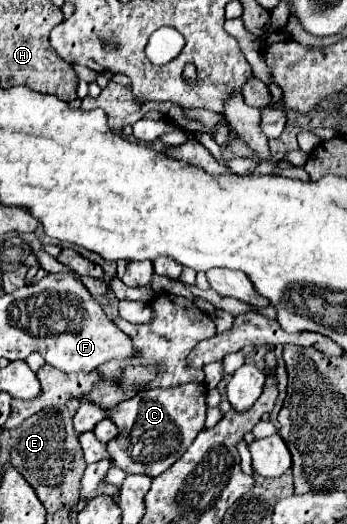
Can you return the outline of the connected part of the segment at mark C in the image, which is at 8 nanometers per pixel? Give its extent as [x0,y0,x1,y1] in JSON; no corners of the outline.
[107,382,205,478]

